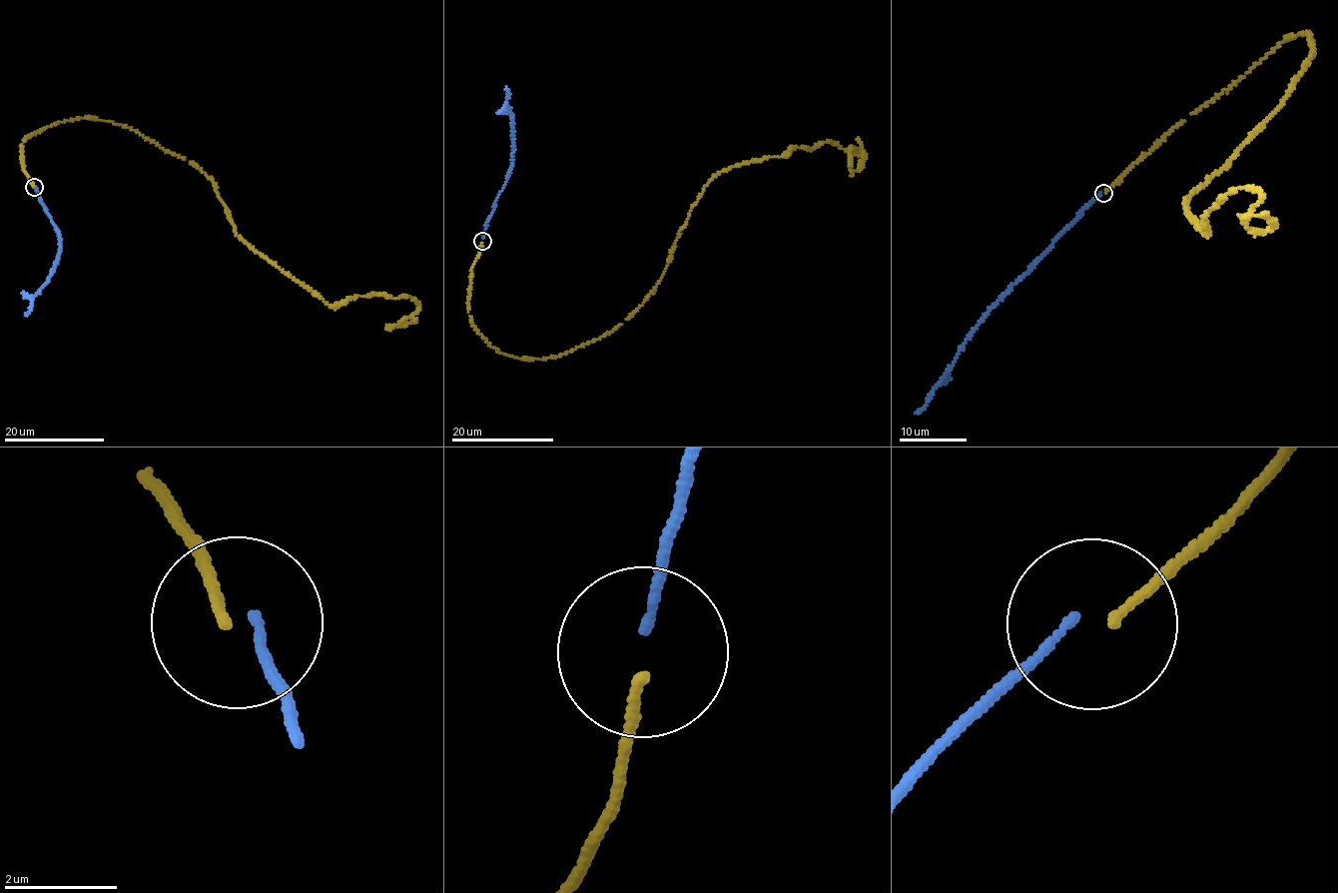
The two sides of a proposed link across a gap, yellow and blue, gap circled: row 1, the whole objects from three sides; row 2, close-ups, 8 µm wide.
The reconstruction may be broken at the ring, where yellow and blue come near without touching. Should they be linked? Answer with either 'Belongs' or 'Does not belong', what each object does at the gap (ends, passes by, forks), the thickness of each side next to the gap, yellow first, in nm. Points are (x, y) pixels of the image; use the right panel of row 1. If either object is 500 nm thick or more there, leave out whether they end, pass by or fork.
Does not belong. At the ring yellow ends. At the ring blue ends. Thickness 160 nm (yellow) against 140 nm

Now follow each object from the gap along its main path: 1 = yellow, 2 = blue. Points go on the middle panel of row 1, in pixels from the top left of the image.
1: (482, 242), (473, 325), (554, 358), (634, 313), (721, 173), (826, 141), (856, 172), (858, 138)
2: (482, 238), (509, 175), (513, 155), (512, 124), (506, 106), (509, 97), (506, 86)

